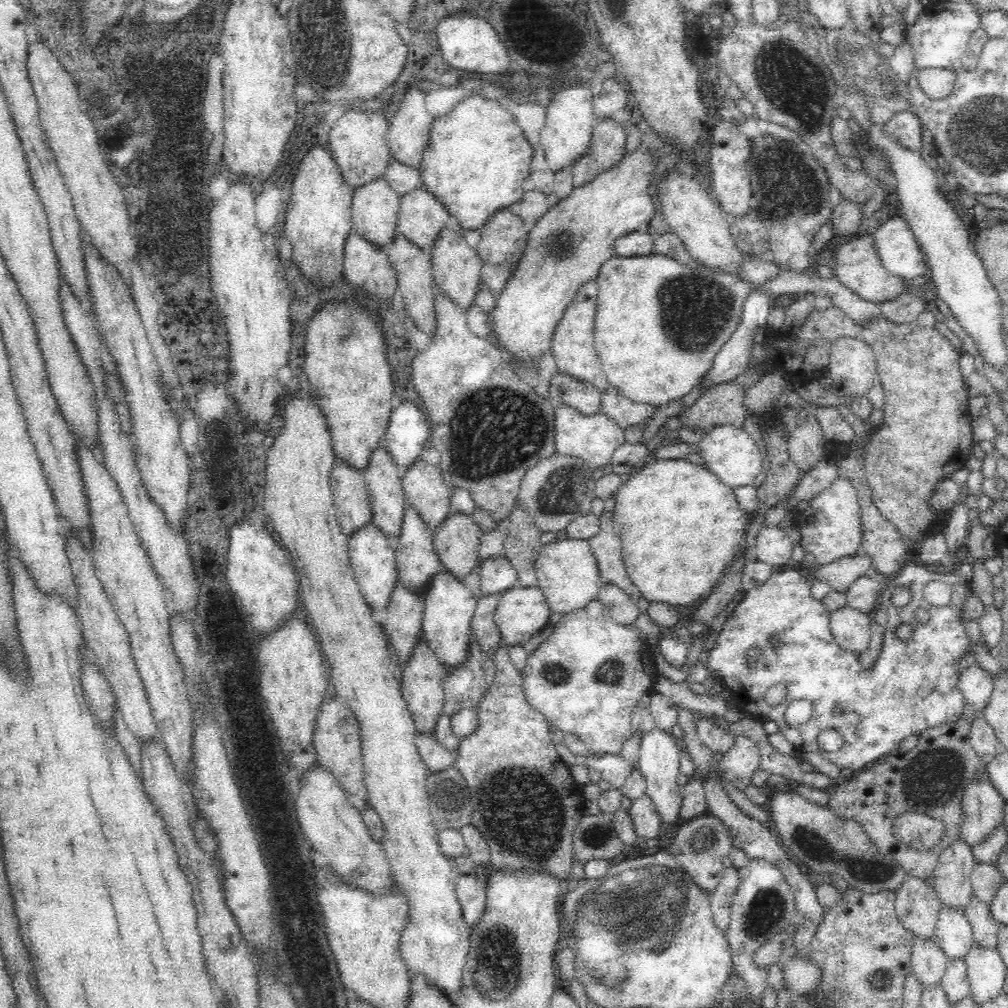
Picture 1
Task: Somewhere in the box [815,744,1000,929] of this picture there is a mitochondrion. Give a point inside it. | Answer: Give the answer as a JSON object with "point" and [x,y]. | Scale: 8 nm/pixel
{"point":[936,775]}

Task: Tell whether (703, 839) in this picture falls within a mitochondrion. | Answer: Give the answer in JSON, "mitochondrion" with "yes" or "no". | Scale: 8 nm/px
{"mitochondrion":"yes"}

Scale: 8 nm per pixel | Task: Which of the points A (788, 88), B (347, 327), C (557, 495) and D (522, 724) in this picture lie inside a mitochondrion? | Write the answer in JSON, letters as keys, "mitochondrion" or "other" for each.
{"A":"mitochondrion","B":"mitochondrion","C":"mitochondrion","D":"other"}

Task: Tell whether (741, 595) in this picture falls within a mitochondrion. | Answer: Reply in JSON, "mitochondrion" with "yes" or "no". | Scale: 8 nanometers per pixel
{"mitochondrion":"no"}

